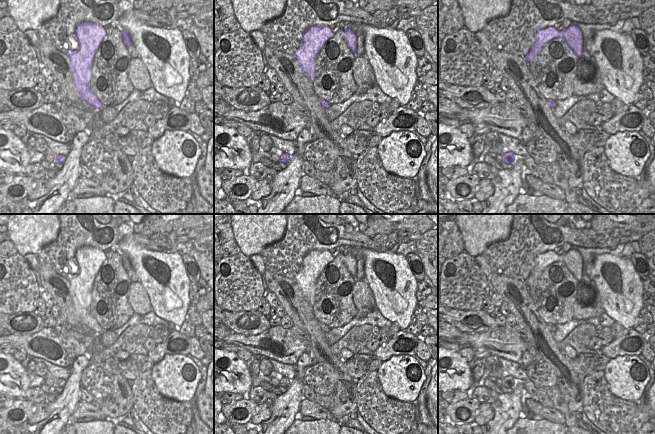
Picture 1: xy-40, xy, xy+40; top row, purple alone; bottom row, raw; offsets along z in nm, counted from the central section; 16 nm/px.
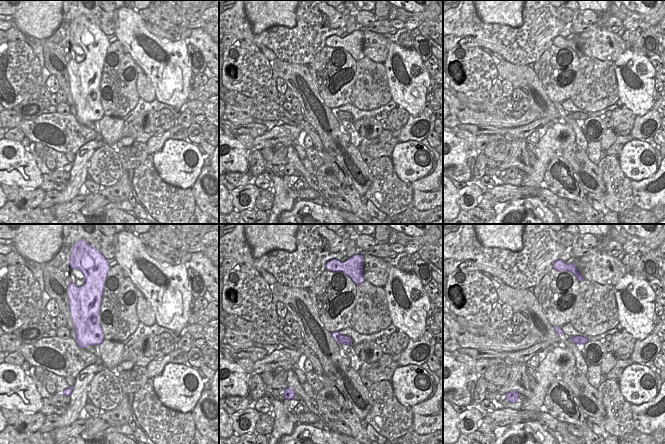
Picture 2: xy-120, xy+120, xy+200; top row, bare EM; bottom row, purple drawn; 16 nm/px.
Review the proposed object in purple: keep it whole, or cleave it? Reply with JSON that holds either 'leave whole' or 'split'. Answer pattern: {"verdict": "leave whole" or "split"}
{"verdict": "leave whole"}

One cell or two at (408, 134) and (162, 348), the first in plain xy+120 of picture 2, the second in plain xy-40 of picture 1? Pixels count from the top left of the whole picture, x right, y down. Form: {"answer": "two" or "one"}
{"answer": "one"}

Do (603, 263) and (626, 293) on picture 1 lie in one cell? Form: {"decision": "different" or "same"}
{"decision": "same"}

